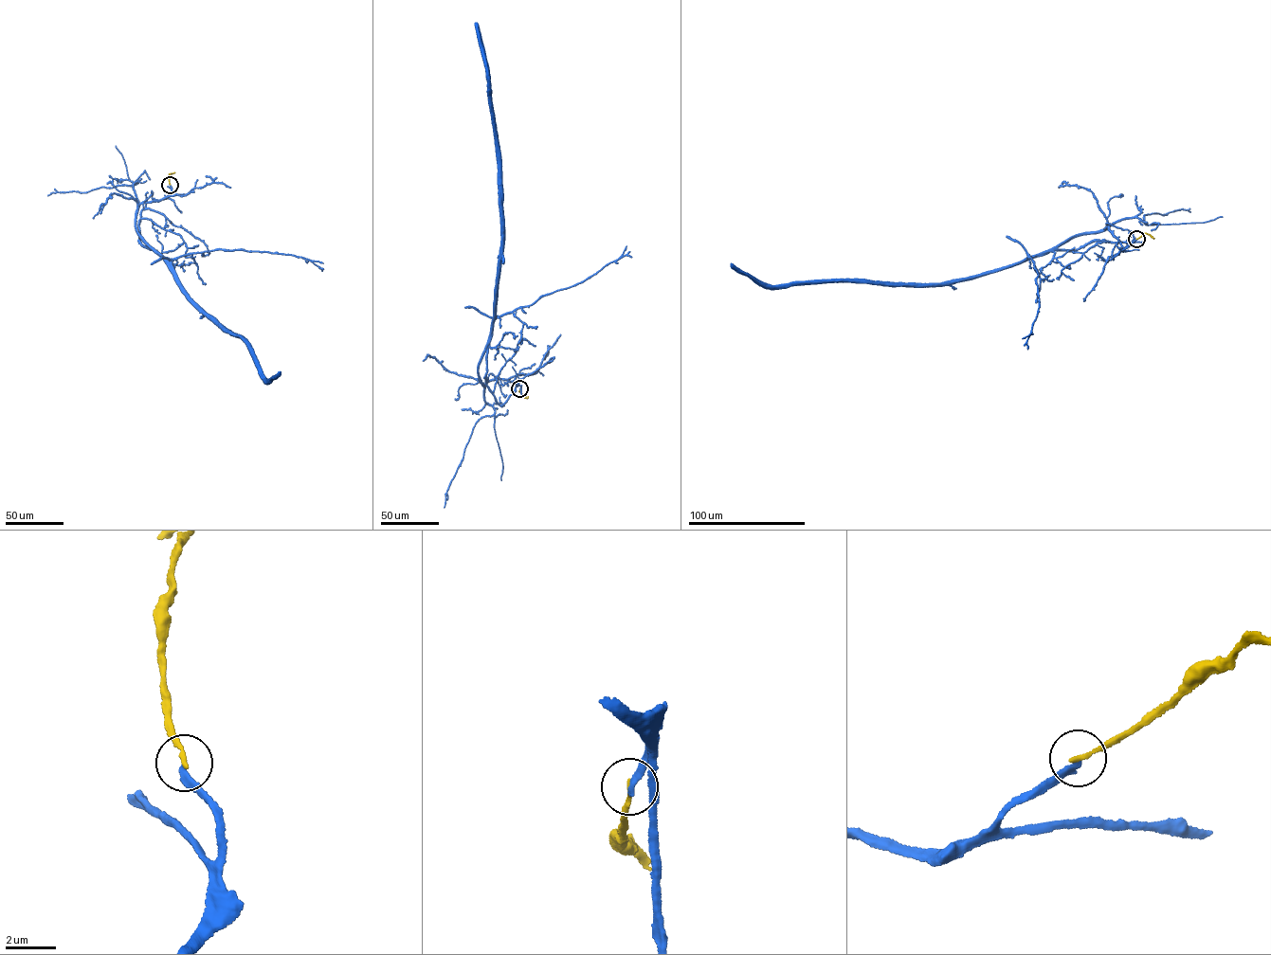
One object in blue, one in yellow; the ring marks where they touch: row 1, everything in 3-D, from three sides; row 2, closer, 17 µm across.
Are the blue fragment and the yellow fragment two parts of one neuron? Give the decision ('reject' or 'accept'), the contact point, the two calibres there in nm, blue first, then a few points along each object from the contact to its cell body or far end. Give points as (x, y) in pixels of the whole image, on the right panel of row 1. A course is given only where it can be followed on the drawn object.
reject; place (1136, 239); calibres 260 and 180 nm; course blue (1136, 239), (1130, 243), (1119, 241), (1107, 225), (1068, 239), (1038, 255), (990, 272), (930, 285); course yellow (1136, 239), (1146, 233), (1152, 238)

